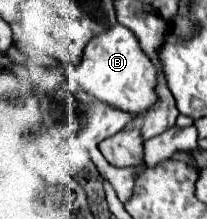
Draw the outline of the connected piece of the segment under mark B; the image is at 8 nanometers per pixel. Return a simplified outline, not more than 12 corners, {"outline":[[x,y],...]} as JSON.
{"outline":[[121,24],[87,44],[75,80],[135,116],[157,104],[157,68]]}

